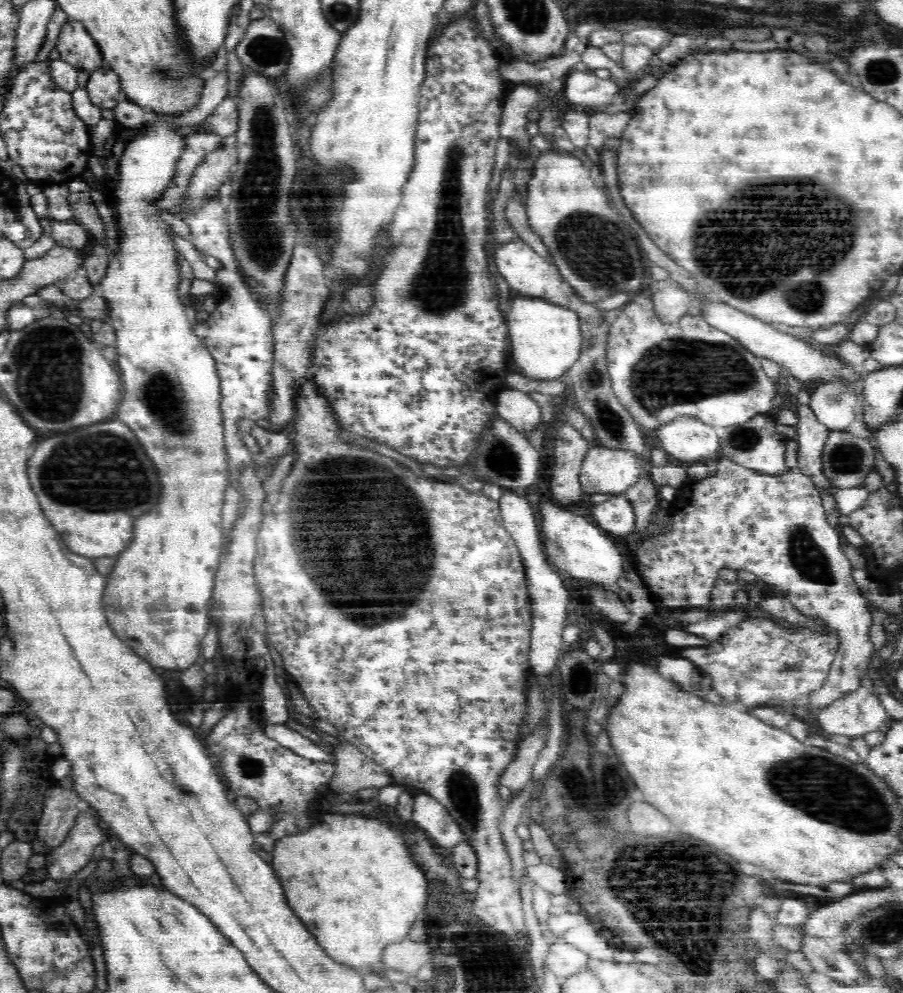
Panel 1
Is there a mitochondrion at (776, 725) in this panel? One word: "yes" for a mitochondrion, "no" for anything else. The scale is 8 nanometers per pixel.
no

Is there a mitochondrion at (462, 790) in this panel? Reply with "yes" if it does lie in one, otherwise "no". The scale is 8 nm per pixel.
yes

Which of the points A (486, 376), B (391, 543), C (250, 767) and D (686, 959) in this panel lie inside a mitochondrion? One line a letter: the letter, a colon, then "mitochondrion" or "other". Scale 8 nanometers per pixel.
A: other
B: mitochondrion
C: mitochondrion
D: mitochondrion

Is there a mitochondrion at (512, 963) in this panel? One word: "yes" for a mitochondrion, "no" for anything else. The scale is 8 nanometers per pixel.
yes

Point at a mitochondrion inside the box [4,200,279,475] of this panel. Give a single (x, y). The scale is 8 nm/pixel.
(46, 369)

